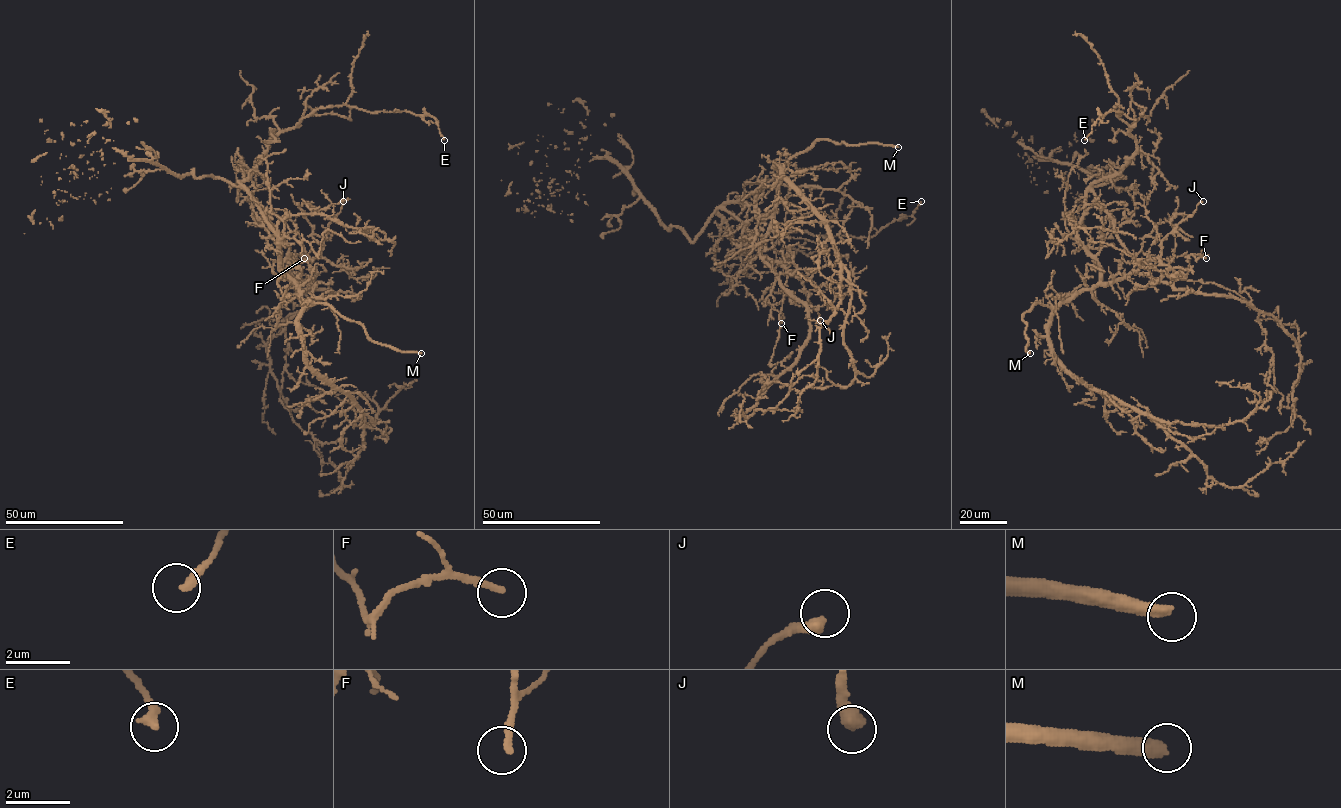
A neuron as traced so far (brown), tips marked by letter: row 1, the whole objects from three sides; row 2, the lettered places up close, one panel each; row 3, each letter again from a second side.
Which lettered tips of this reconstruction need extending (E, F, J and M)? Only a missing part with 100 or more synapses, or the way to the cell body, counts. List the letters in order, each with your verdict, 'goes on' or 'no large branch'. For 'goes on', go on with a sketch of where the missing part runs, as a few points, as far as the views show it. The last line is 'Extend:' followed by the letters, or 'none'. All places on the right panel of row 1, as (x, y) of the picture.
E: no large branch
F: no large branch
J: no large branch
M: goes on
Extend: M

